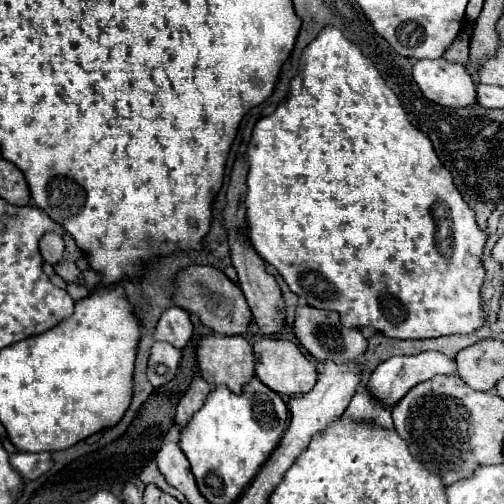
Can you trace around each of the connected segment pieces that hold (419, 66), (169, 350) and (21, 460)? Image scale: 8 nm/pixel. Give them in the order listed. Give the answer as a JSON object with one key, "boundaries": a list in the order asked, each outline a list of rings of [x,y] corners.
{"boundaries":[[[[444,58],[418,60],[412,66],[412,78],[420,92],[440,106],[462,108],[476,102],[476,84],[462,64],[452,64]]],[[[154,342],[154,346],[150,348],[148,370],[146,370],[146,376],[154,388],[158,388],[174,378],[180,356],[182,356],[182,352],[178,348],[174,348],[172,344]]],[[[14,452],[14,454],[10,454],[10,464],[24,480],[36,480],[52,466],[52,458],[48,452],[44,452],[44,454]]]]}

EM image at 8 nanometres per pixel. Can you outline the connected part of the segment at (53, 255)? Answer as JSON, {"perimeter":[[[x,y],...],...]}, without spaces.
{"perimeter":[[[56,232],[44,234],[44,238],[40,240],[40,252],[42,252],[42,258],[52,266],[58,264],[60,260],[66,260],[64,258],[64,240]]]}

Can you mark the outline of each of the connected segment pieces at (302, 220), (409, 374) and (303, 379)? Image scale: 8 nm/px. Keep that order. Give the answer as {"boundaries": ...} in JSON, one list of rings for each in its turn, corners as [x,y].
{"boundaries":[[[[324,26],[320,34],[304,48],[300,58],[300,70],[290,82],[288,98],[268,118],[258,120],[252,132],[250,148],[246,150],[248,162],[248,192],[244,196],[248,236],[260,258],[272,264],[286,280],[288,288],[302,296],[310,306],[334,310],[340,314],[344,326],[362,328],[372,326],[390,338],[438,338],[448,334],[468,334],[484,324],[484,312],[480,304],[480,286],[484,280],[482,248],[486,234],[476,226],[474,212],[462,200],[456,190],[450,172],[440,164],[428,136],[414,128],[398,100],[398,96],[386,86],[378,68],[352,44],[338,28]]],[[[436,350],[394,356],[374,370],[368,388],[372,390],[372,396],[394,406],[412,386],[430,380],[436,374],[456,374],[456,362]]],[[[270,336],[260,338],[254,342],[254,362],[256,362],[256,376],[262,384],[270,390],[290,396],[290,394],[304,394],[316,382],[316,366],[302,354],[302,350],[290,340],[276,340]]]]}

